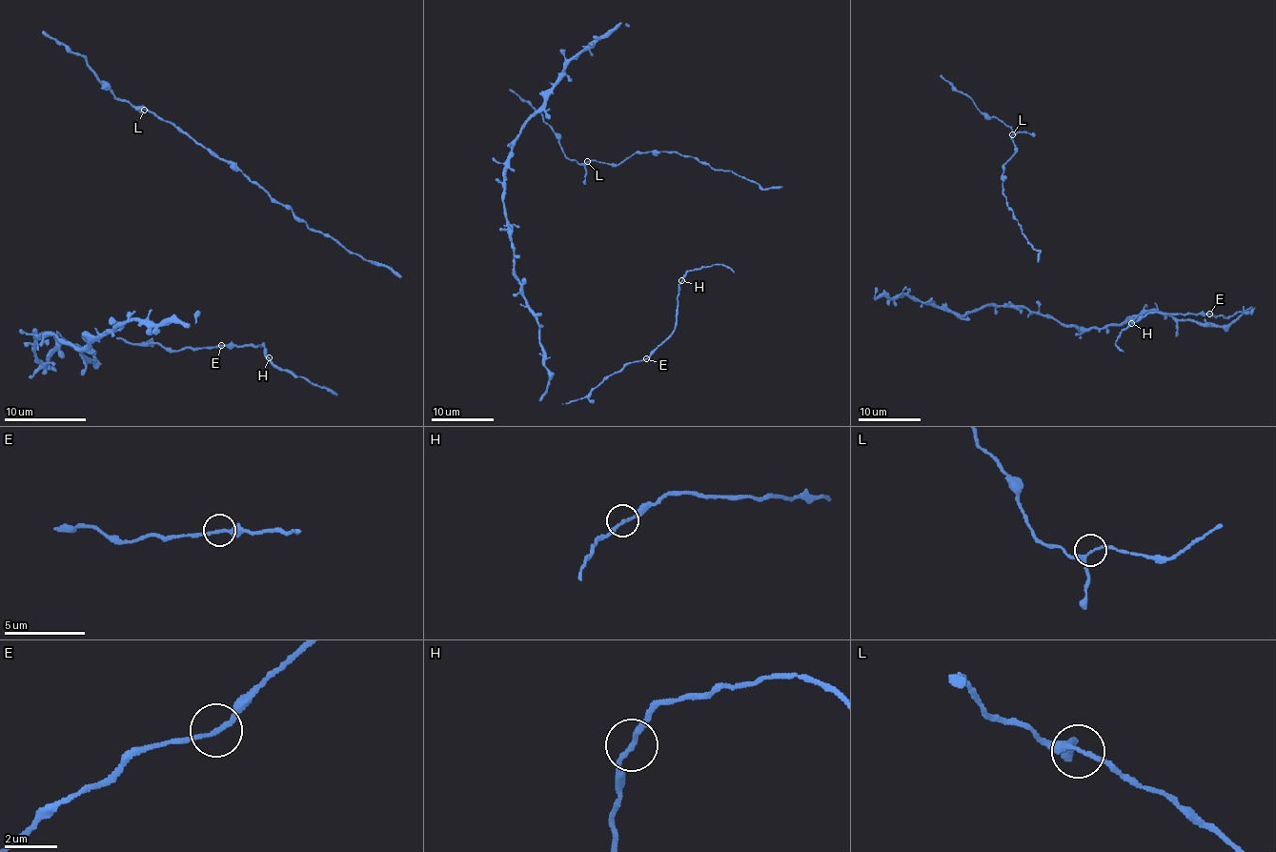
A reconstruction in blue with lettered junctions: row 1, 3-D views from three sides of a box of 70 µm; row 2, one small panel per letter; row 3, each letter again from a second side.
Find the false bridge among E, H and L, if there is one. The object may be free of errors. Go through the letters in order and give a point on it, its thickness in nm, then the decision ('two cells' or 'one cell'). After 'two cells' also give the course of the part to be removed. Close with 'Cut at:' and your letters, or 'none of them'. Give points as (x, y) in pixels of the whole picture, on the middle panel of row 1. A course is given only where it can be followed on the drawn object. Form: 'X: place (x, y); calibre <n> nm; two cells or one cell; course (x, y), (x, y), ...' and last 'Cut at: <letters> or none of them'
E: place (646, 358); calibre 180 nm; one cell
H: place (681, 280); calibre 180 nm; one cell
L: place (587, 161); calibre 180 nm; one cell
Cut at: none of them

